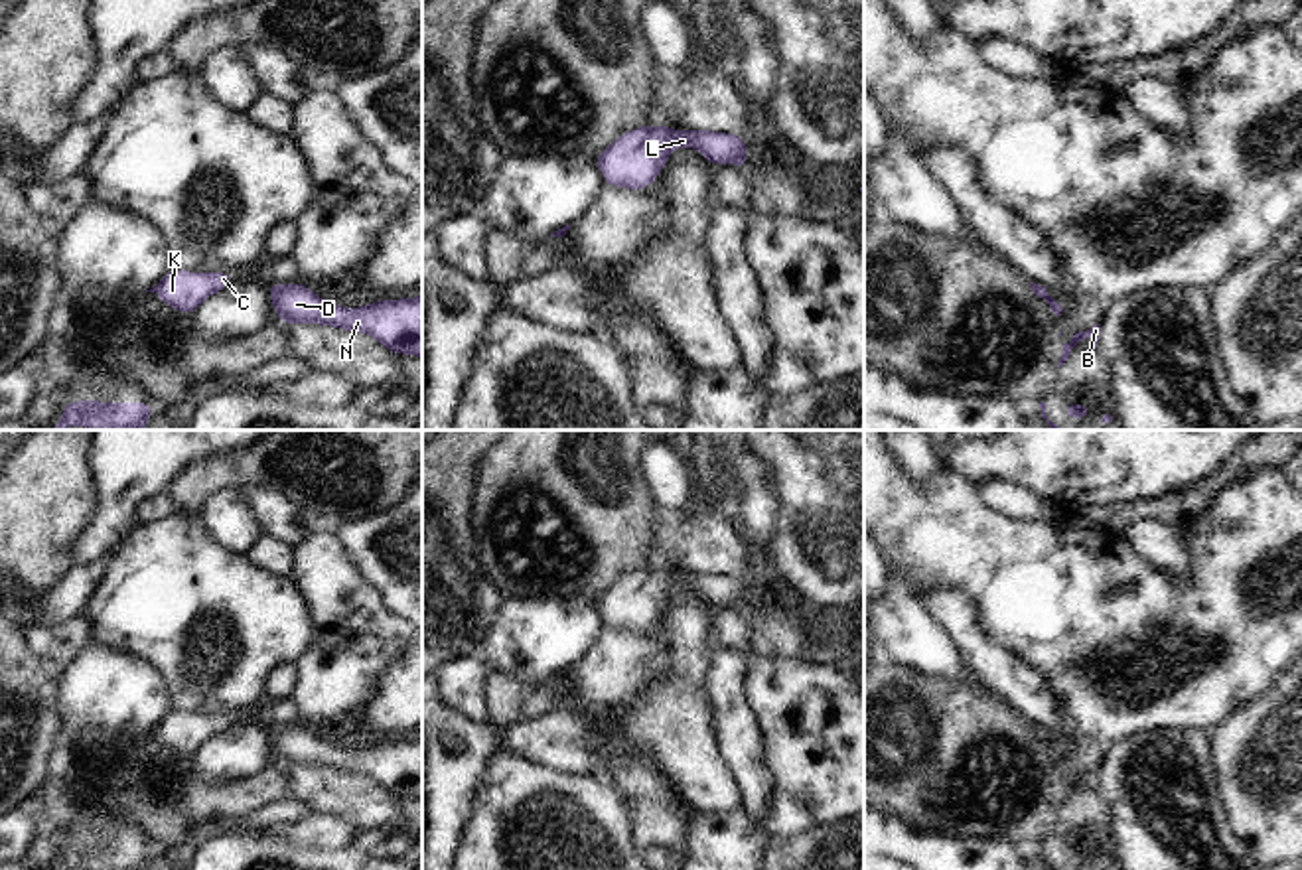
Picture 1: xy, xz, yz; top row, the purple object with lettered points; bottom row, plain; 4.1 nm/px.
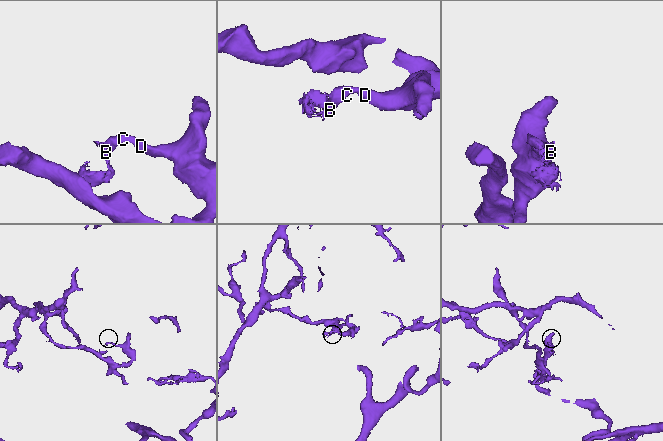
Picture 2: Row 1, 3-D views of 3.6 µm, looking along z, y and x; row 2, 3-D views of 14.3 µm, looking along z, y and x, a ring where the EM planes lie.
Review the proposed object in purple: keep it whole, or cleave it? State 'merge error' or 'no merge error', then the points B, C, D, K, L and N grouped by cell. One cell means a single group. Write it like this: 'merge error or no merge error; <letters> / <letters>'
merge error; B / C D K L N

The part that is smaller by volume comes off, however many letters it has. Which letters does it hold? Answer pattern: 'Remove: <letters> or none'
Remove: B.

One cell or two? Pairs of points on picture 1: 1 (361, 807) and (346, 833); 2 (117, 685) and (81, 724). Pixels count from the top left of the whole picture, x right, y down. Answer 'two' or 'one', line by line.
1: two
2: one

